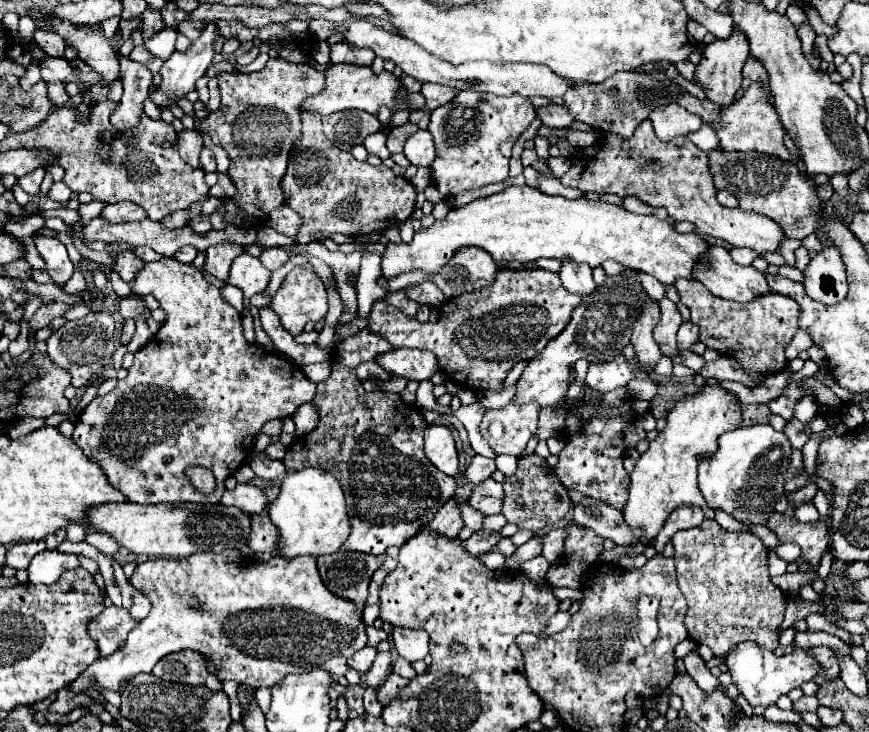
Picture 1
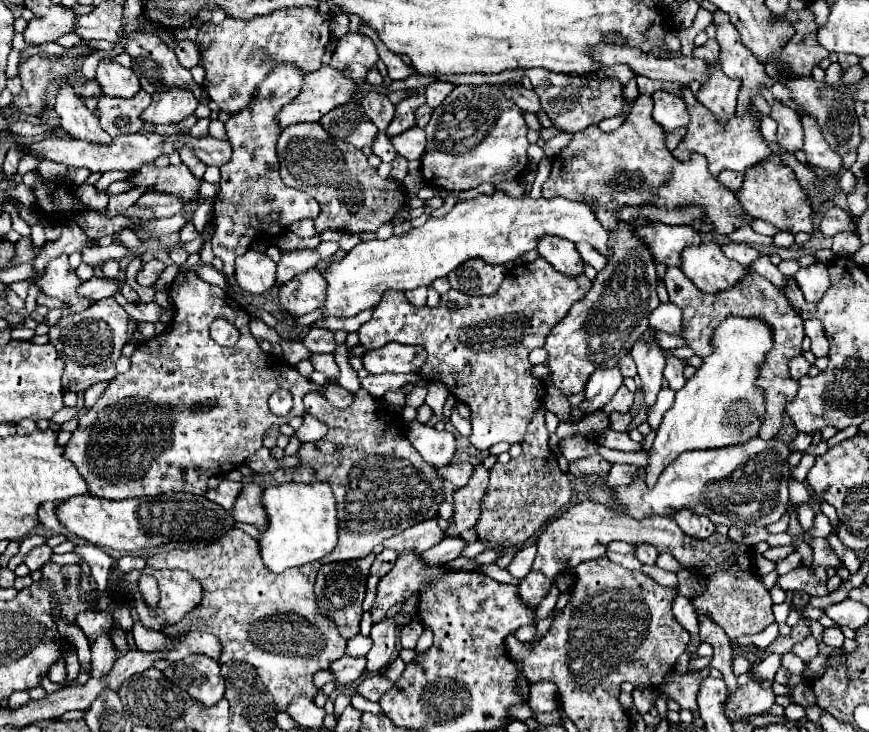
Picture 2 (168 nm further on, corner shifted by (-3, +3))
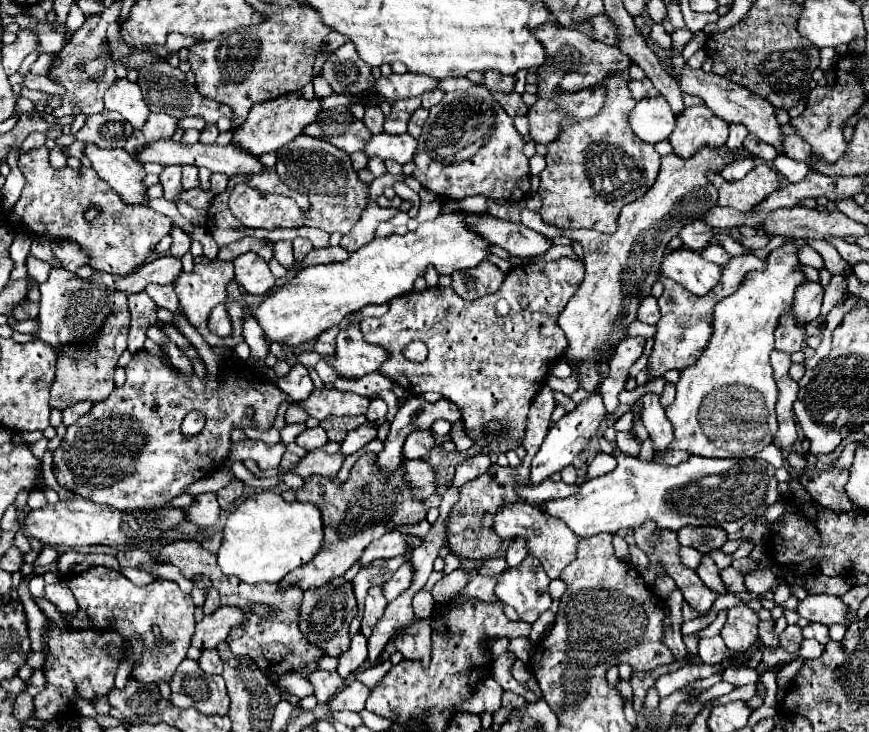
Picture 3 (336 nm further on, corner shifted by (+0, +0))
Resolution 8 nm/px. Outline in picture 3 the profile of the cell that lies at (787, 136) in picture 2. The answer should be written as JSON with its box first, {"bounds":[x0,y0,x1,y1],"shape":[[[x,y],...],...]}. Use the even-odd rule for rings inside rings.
{"bounds":[783,135,811,161],"shape":[[[787,135],[785,141],[783,141],[783,147],[787,151],[787,155],[795,161],[805,161],[811,157],[811,147],[797,135]]]}

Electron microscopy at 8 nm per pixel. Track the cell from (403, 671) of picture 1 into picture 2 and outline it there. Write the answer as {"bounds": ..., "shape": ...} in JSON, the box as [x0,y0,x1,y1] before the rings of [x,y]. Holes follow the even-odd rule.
{"bounds":[384,656,406,680],"shape":[[[398,656],[388,668],[386,668],[386,672],[384,672],[384,676],[388,676],[390,680],[398,680],[398,676],[402,676],[402,672],[404,672],[404,668],[406,668],[406,664],[404,664],[404,660]]]}

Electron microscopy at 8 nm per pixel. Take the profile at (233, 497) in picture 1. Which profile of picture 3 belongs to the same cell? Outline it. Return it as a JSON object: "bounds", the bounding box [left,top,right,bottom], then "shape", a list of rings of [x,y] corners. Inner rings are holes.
{"bounds":[183,493,221,527],"shape":[[[215,493],[197,495],[191,505],[183,507],[183,513],[189,523],[195,523],[199,527],[213,527],[215,521],[219,519],[219,513],[221,513],[219,503],[217,503],[217,495]]]}

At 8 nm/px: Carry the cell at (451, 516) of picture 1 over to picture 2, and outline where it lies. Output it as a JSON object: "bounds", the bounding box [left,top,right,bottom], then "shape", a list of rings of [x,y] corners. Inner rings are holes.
{"bounds":[384,518,444,552],"shape":[[[438,518],[424,520],[422,524],[416,524],[414,528],[408,528],[406,532],[400,532],[398,536],[392,536],[390,540],[384,540],[384,548],[392,548],[396,552],[402,552],[404,548],[412,548],[418,552],[424,552],[436,544],[440,544],[444,538],[444,530],[438,526]]]}

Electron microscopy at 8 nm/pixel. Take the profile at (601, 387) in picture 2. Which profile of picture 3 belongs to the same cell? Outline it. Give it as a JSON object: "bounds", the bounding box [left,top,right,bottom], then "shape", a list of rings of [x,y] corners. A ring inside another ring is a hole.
{"bounds":[529,391,605,485],"shape":[[[595,391],[587,401],[579,403],[579,405],[575,407],[575,411],[567,413],[561,421],[557,421],[557,423],[549,429],[549,433],[547,433],[547,437],[545,437],[545,441],[543,441],[543,445],[541,445],[541,449],[539,449],[539,453],[537,453],[537,455],[533,457],[533,461],[531,461],[529,483],[531,483],[531,485],[539,485],[539,483],[543,483],[545,479],[549,479],[553,473],[557,473],[557,471],[561,471],[563,467],[571,465],[571,461],[583,451],[583,447],[585,447],[585,445],[589,443],[589,439],[595,435],[595,431],[597,431],[597,427],[599,427],[599,423],[601,423],[603,419],[605,419],[603,399],[601,399],[599,391]]]}

